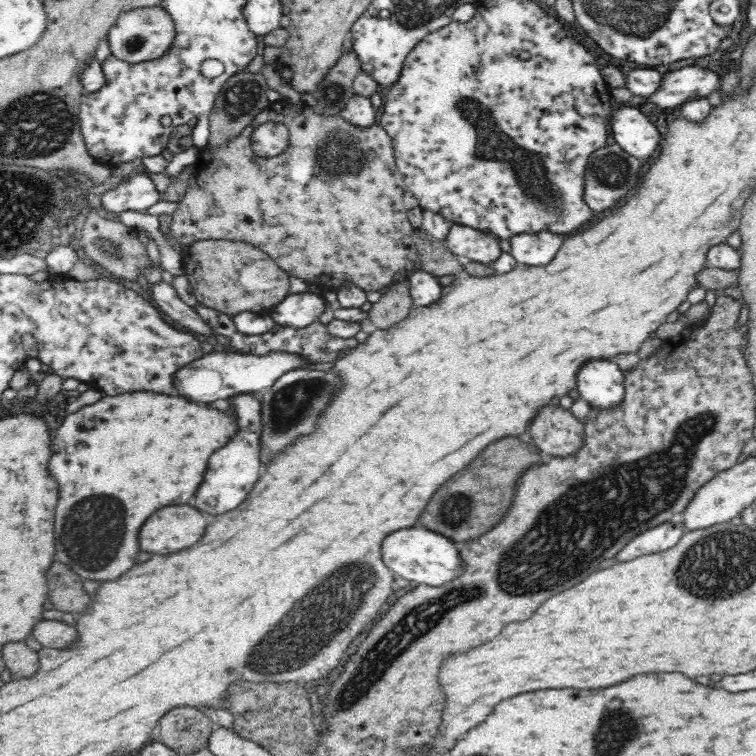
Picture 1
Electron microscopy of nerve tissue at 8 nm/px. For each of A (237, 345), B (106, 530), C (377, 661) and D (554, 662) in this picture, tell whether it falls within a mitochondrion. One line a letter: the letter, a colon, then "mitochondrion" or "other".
A: other
B: mitochondrion
C: mitochondrion
D: other

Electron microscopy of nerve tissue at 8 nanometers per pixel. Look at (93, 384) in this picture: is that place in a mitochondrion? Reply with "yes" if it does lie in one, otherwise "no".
no

